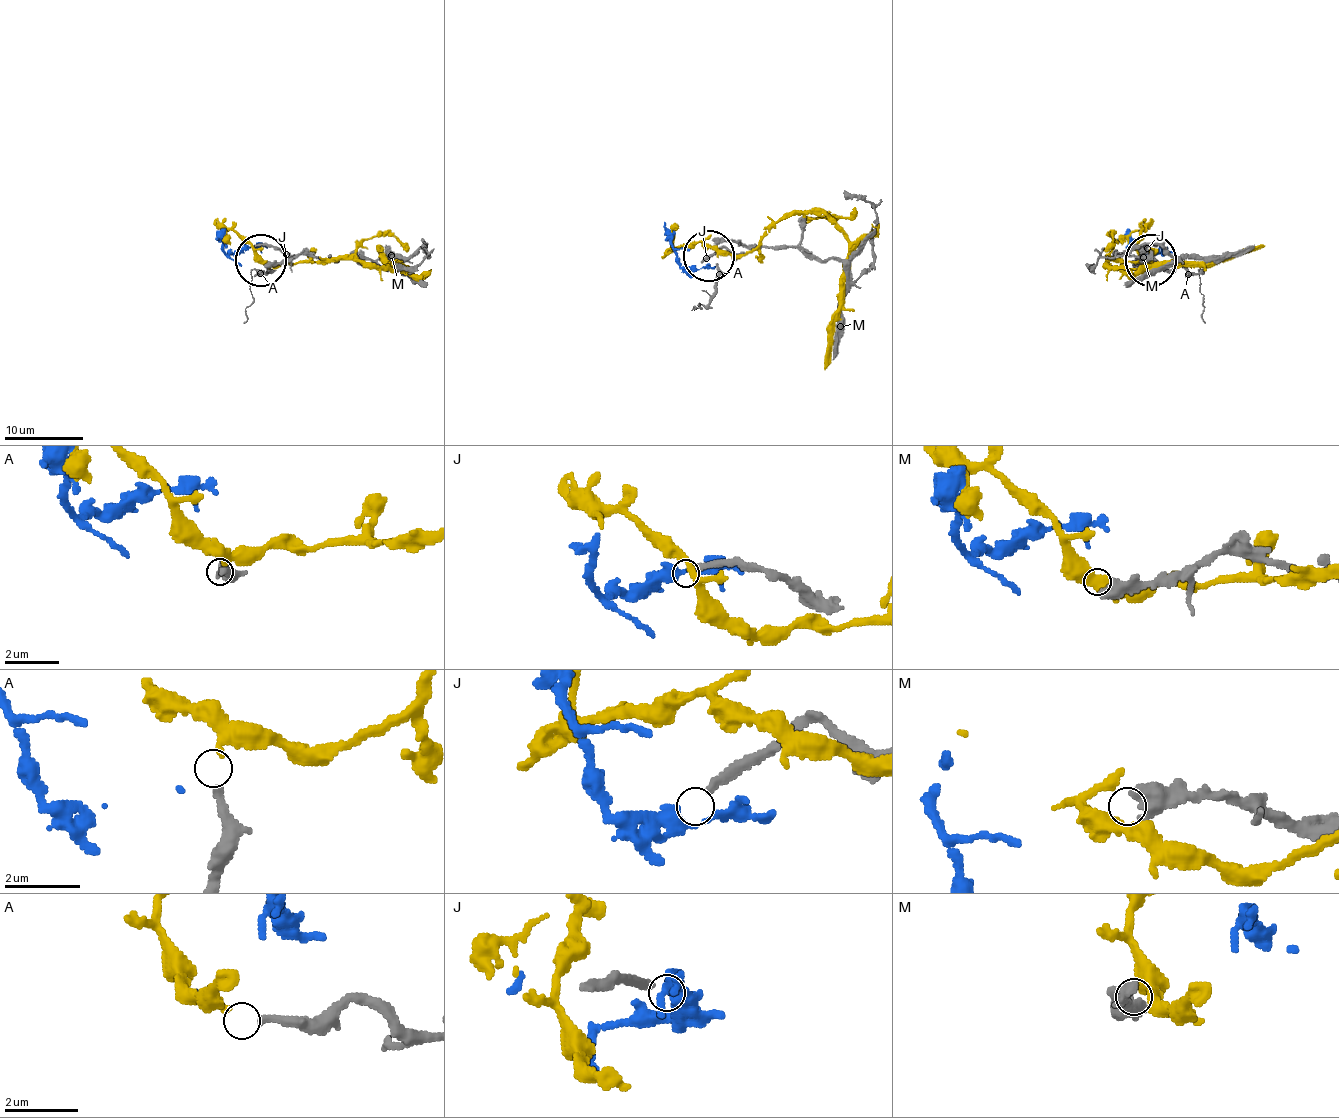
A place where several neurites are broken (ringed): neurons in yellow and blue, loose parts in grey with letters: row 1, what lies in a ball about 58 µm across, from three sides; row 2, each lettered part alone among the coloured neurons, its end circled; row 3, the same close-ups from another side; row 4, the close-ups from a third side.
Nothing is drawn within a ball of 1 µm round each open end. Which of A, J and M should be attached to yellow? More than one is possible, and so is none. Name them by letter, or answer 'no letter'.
no letter

